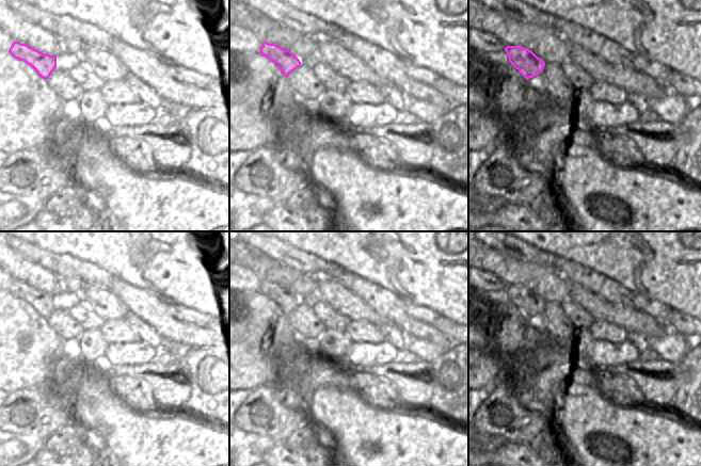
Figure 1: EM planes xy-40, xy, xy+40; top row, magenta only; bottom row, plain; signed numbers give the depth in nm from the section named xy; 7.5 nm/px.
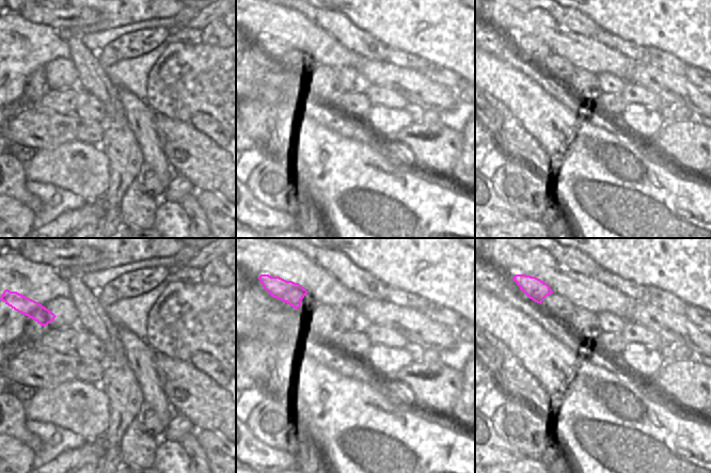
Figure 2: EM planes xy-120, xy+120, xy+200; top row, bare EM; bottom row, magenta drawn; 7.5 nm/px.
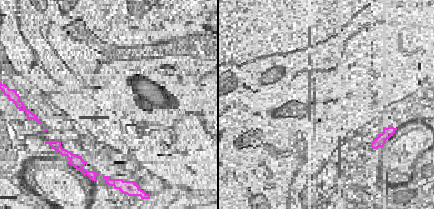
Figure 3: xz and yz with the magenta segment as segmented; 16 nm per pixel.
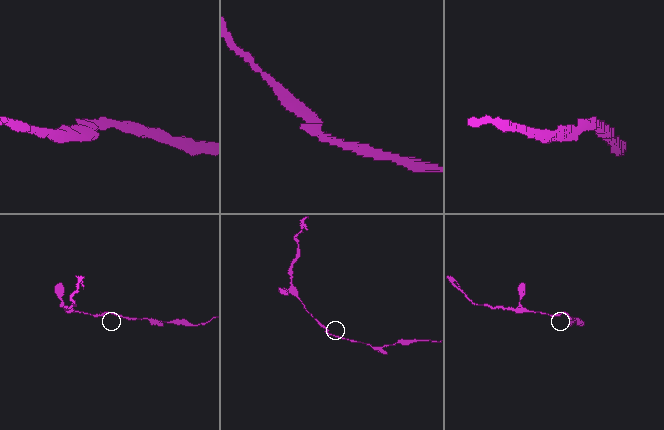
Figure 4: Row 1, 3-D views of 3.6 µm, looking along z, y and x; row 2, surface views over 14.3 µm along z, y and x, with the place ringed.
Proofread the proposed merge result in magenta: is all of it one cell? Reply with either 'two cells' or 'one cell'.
two cells

